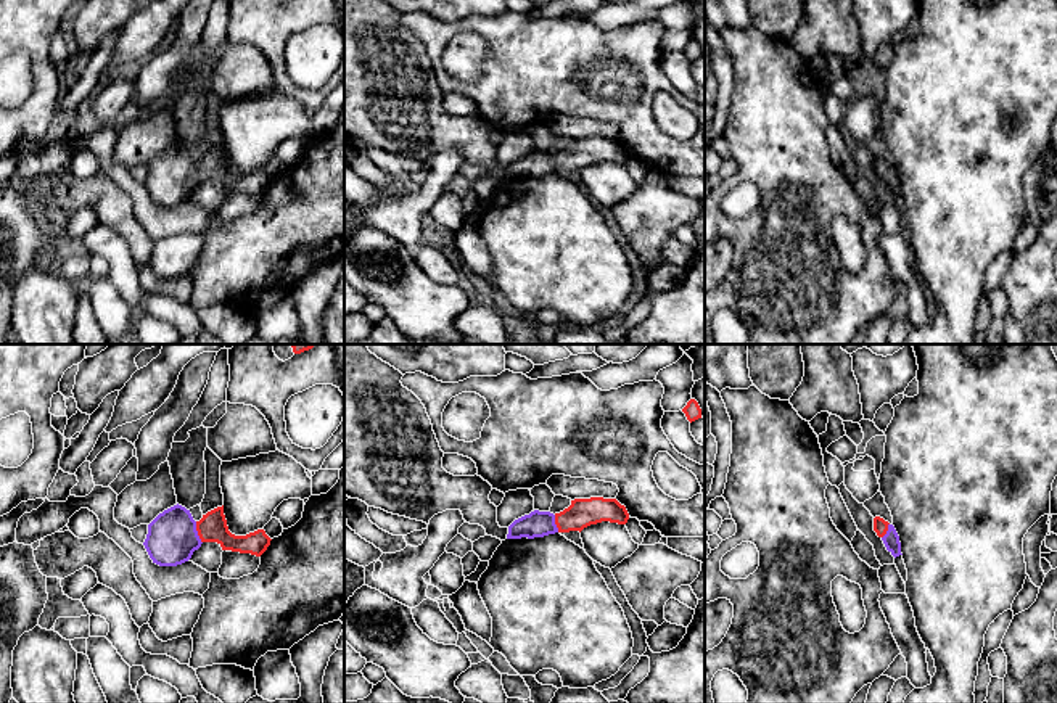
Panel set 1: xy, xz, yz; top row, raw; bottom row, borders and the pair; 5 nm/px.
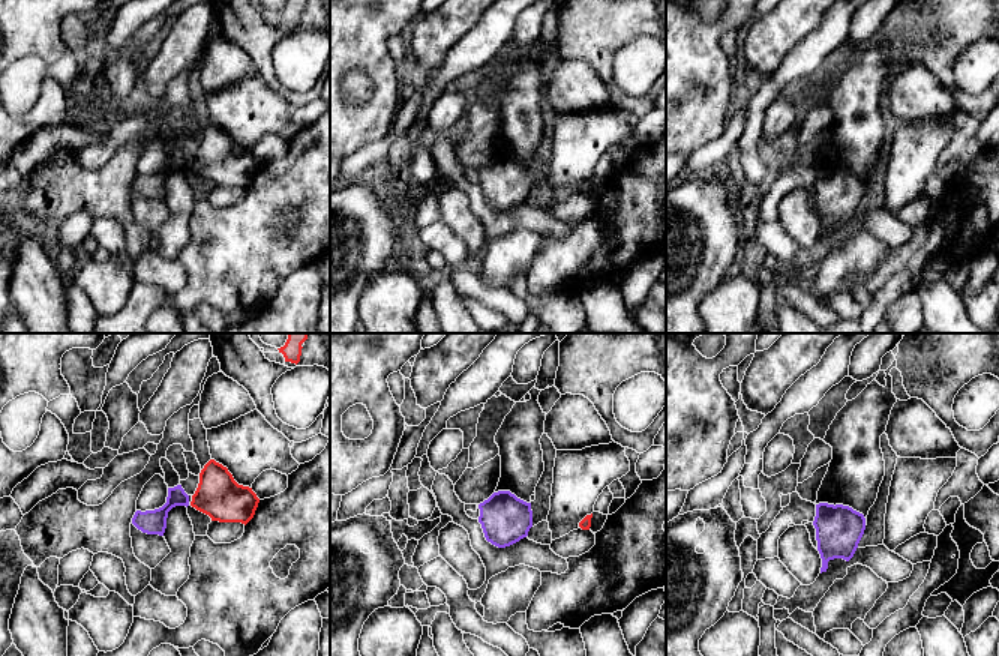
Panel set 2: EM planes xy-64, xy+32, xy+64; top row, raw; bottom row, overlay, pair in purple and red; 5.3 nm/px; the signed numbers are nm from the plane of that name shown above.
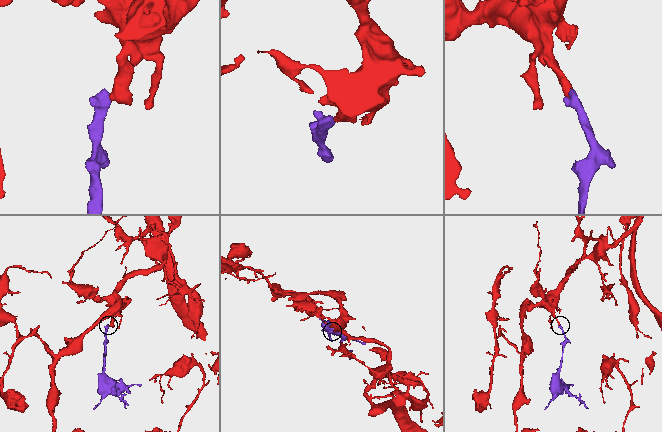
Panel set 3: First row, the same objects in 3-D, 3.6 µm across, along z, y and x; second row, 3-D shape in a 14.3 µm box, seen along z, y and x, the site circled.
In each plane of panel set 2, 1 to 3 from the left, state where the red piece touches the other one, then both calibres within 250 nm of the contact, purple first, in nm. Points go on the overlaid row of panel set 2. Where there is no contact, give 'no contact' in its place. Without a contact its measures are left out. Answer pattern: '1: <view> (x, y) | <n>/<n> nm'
1: no contact
2: no contact
3: no contact

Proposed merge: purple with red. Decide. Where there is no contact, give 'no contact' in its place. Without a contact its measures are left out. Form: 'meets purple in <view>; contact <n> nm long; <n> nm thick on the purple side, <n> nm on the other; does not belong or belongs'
meets purple in xy; contact 120 nm long; 260 nm thick on the purple side, 140 nm on the other; belongs

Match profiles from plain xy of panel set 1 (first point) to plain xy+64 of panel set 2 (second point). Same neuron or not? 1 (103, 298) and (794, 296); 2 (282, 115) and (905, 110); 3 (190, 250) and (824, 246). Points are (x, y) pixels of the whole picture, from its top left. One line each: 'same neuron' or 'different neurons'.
1: different neurons
2: different neurons
3: different neurons

